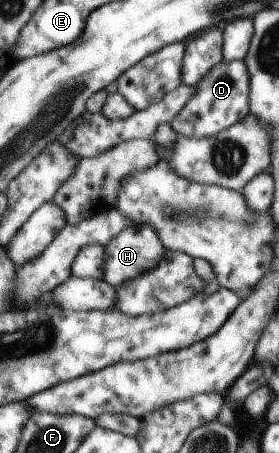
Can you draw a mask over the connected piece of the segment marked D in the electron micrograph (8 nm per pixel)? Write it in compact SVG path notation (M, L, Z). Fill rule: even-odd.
M244 61L219 62L194 85L194 94L170 126L175 133L198 138L213 137L242 122L249 115L249 74Z

